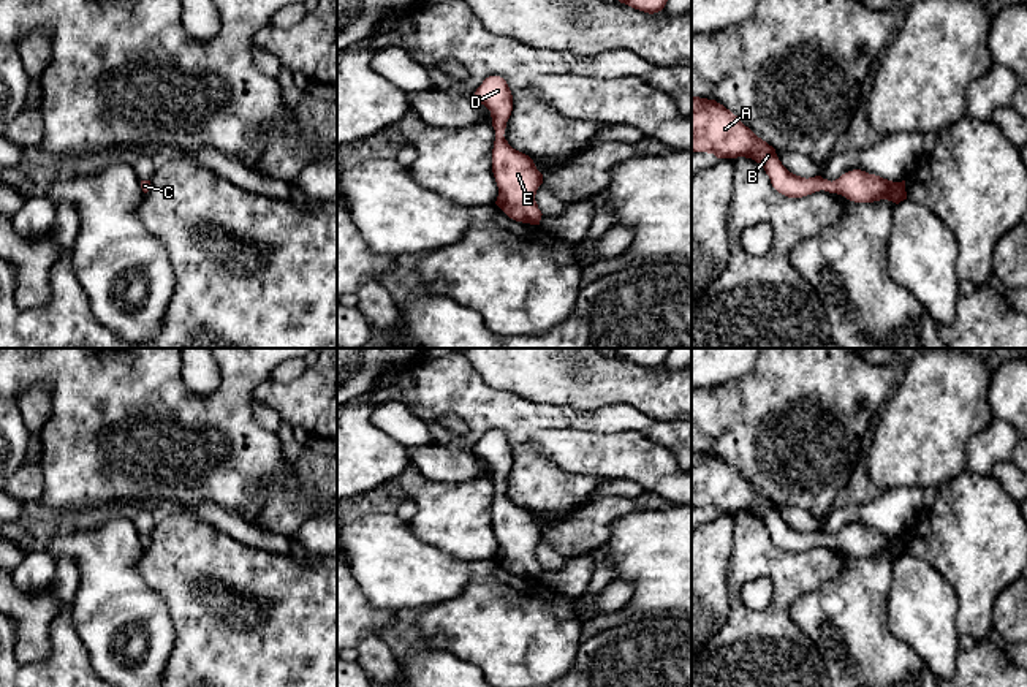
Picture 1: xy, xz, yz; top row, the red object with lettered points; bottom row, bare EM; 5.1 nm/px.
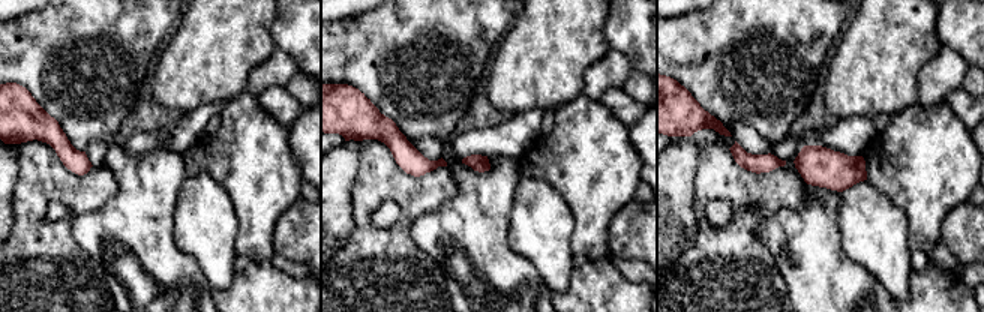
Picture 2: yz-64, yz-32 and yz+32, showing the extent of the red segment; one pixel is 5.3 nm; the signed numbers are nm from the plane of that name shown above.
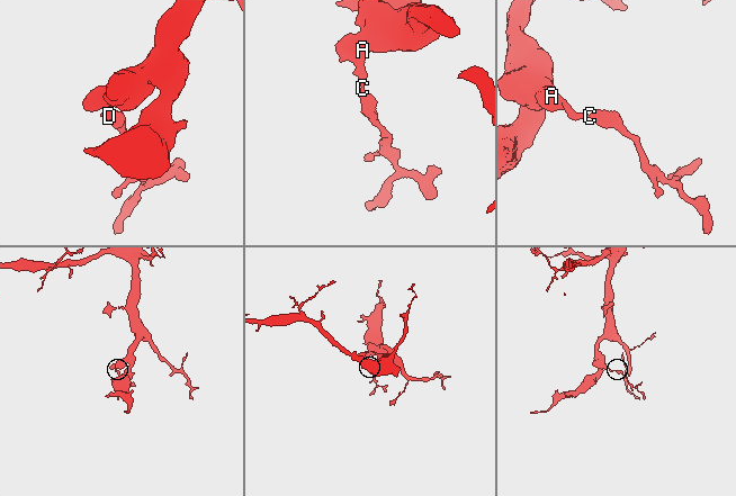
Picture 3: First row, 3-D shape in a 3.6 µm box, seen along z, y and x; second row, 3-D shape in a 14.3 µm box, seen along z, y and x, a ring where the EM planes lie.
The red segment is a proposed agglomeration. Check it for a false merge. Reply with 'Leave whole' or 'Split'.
Leave whole

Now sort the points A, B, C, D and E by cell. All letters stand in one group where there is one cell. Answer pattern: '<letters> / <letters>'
A B C D E

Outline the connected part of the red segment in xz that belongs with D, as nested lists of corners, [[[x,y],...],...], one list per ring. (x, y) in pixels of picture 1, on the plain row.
[[[500,431],[486,432],[475,453],[491,465],[495,484],[492,503],[492,527],[498,541],[495,559],[516,576],[540,579],[543,568],[535,549],[543,538],[543,529],[529,510],[513,503],[503,491],[513,465],[513,450],[506,435]]]

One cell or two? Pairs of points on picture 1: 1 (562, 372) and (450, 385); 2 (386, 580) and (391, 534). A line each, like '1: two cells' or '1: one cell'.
1: two cells
2: one cell

